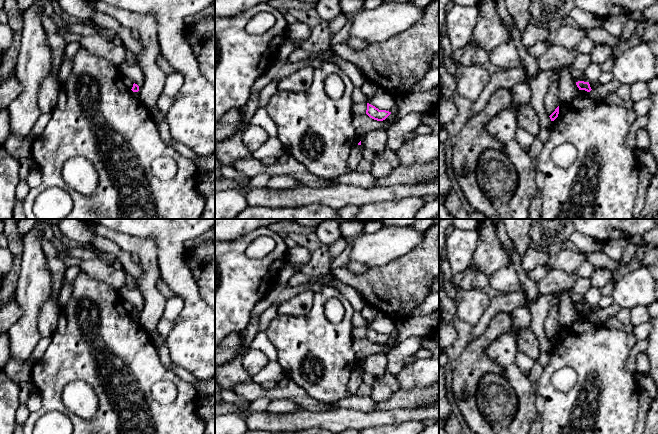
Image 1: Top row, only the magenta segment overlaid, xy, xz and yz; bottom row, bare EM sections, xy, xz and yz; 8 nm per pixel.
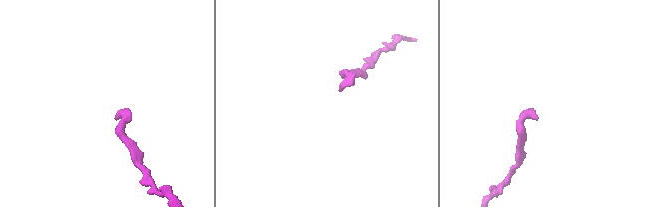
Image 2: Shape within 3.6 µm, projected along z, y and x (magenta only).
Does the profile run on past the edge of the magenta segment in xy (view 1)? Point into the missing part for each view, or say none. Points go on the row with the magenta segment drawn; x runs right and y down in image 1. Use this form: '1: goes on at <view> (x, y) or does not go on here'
1: does not go on here

